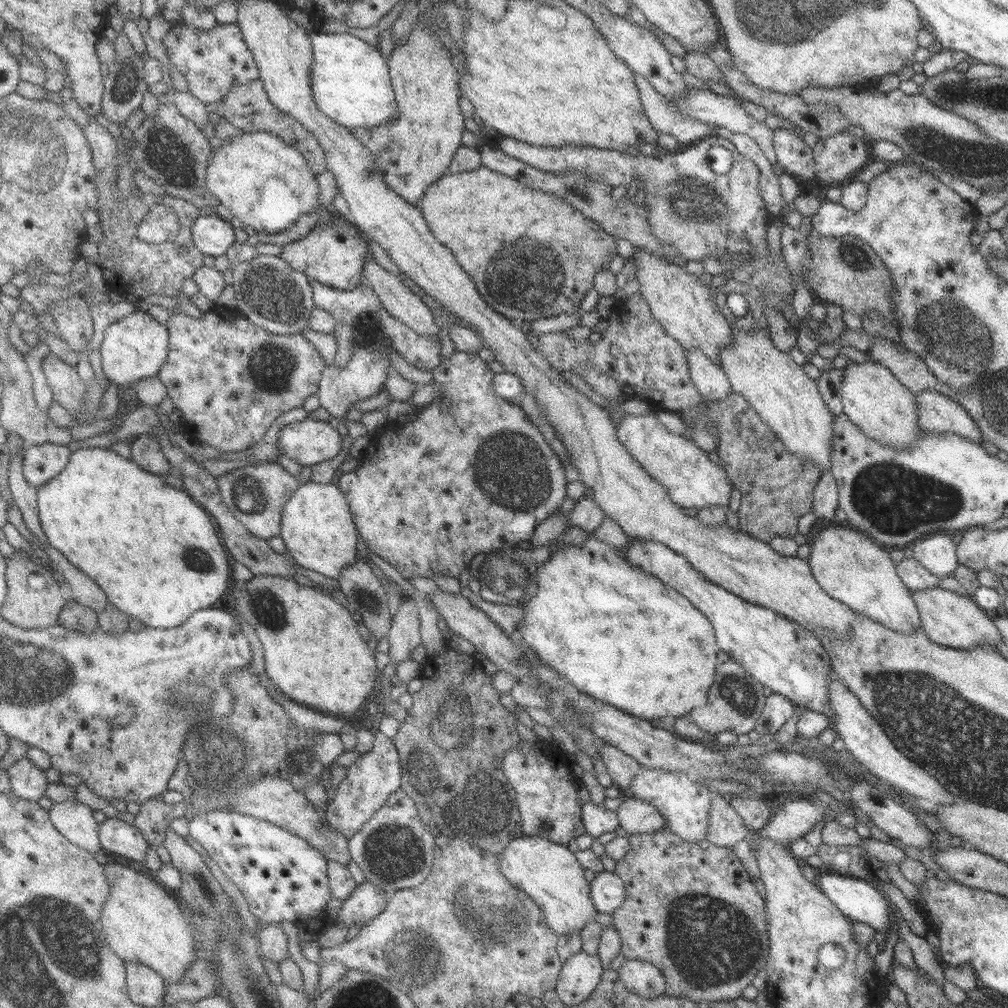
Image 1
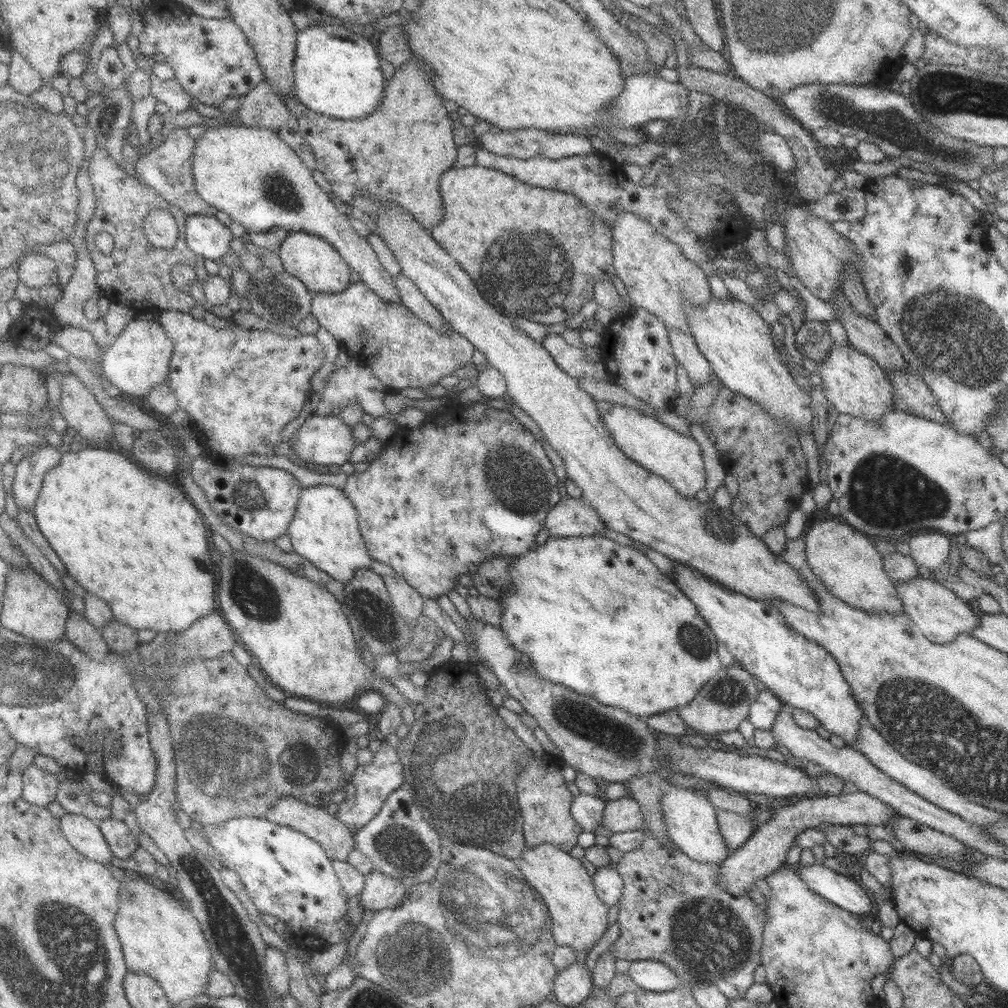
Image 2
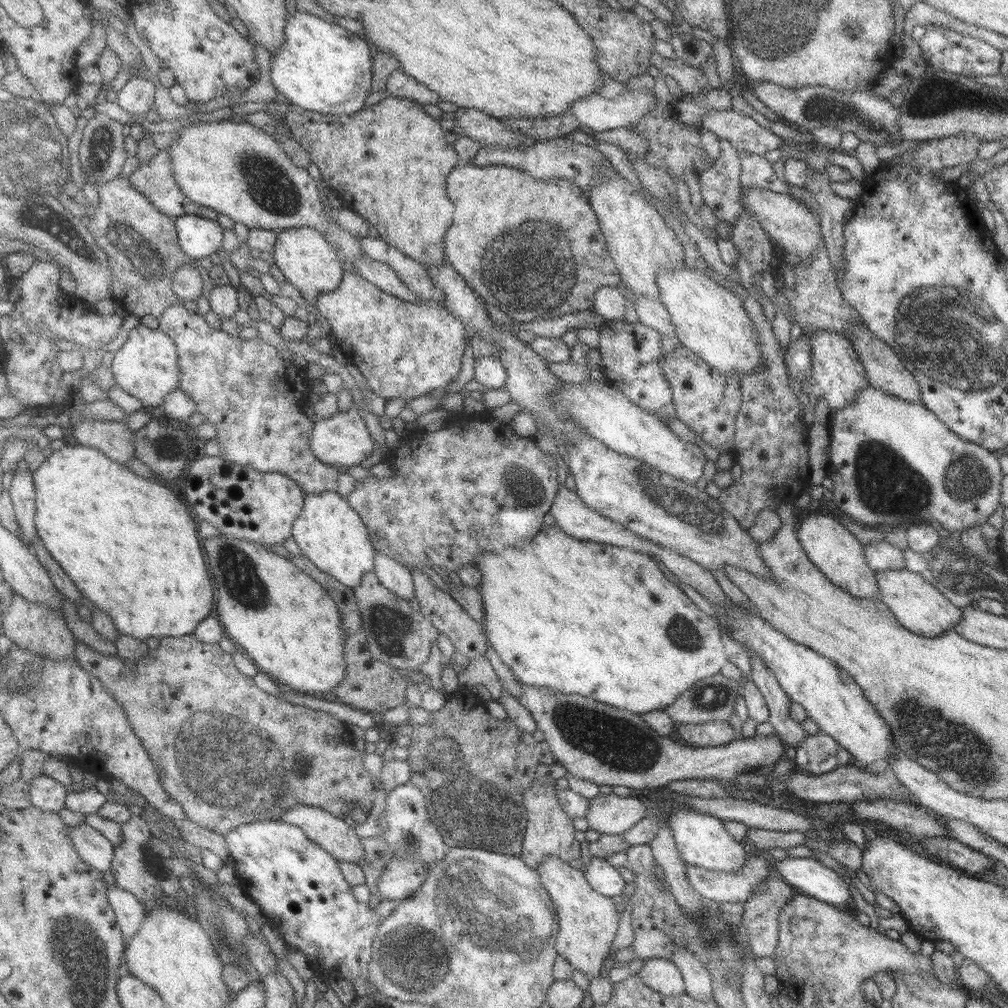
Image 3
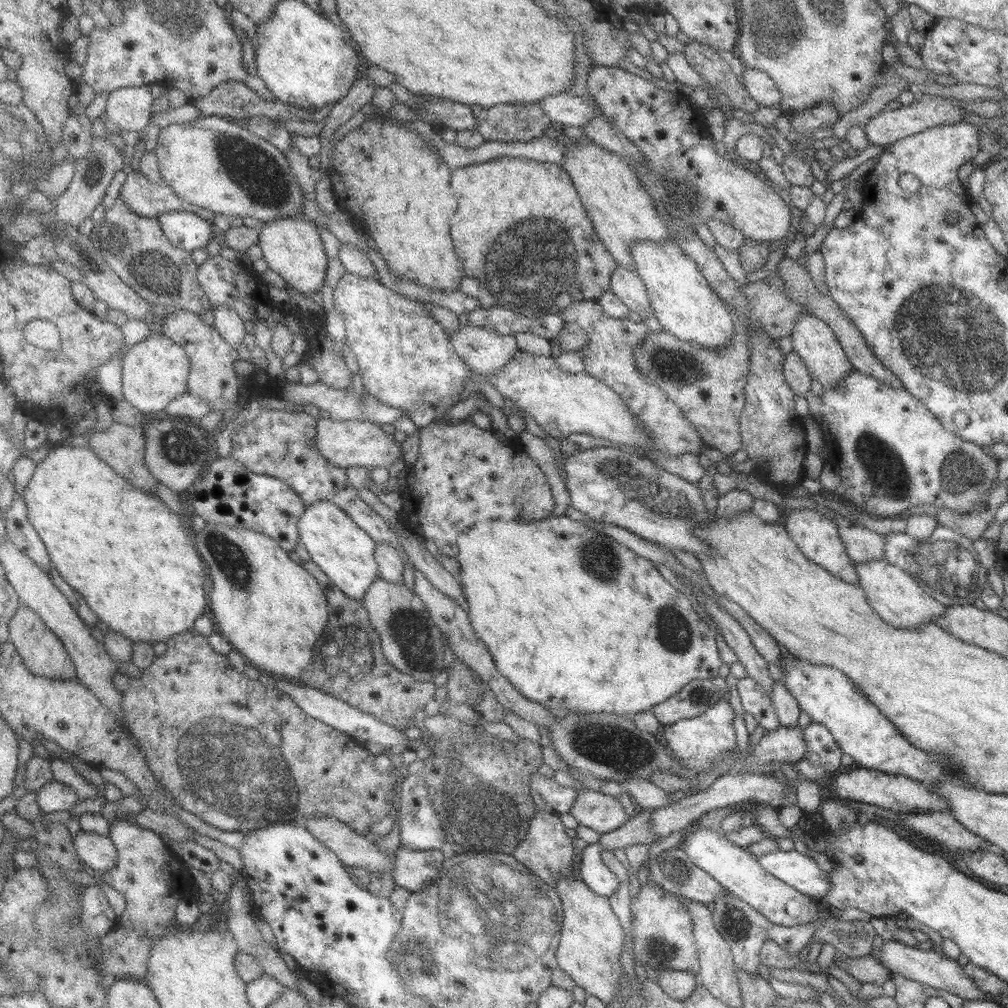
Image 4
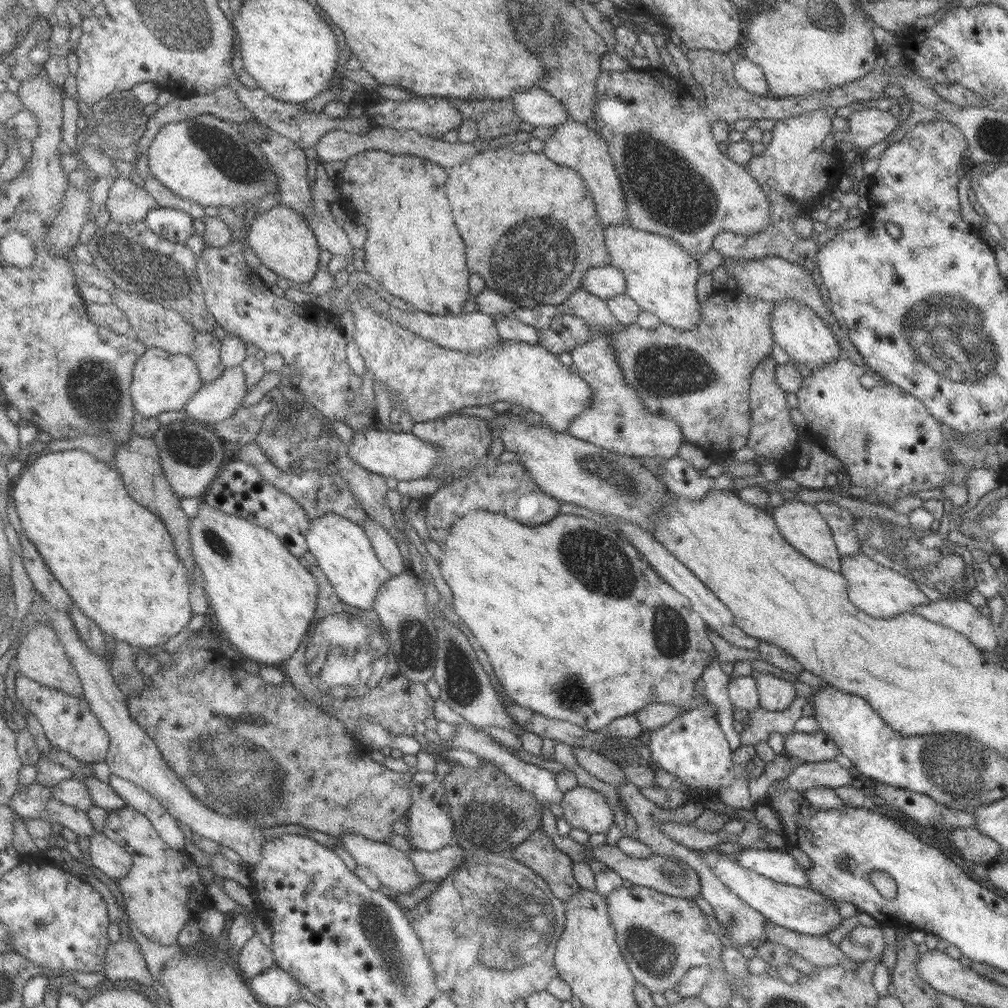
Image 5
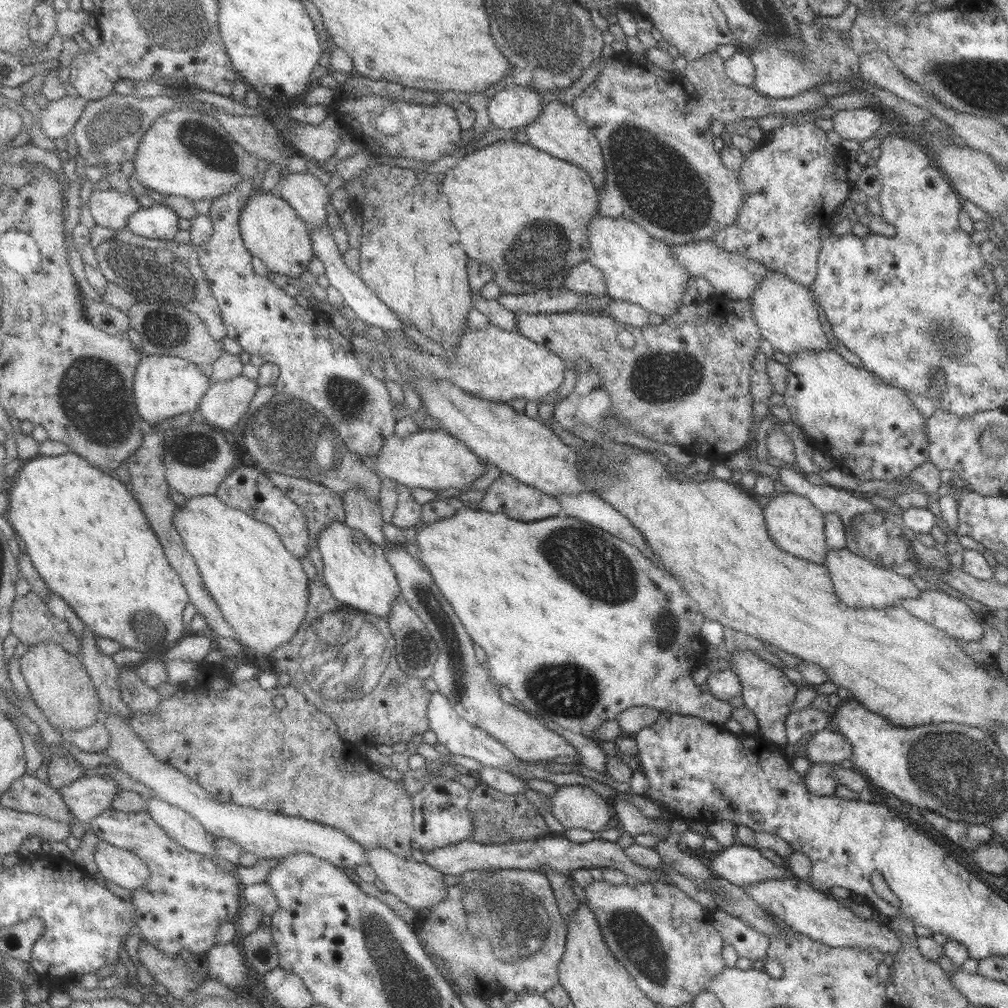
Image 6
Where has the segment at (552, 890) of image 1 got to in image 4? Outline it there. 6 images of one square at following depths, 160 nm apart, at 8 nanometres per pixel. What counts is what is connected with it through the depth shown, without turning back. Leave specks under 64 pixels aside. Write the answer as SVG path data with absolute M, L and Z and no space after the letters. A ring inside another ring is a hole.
M561 878L556 890L564 909L562 933L556 954L557 967L564 970L587 995L594 995L610 1006L616 999L622 980L620 957L626 940L625 928L612 911L608 897L590 890L581 879Z

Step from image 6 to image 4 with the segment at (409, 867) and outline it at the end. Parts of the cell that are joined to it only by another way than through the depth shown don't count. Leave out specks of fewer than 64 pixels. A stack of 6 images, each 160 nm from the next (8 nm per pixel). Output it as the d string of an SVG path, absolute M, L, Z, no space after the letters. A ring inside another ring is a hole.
M331 816L307 818L308 830L333 850L347 868L366 868L369 872L394 872L395 855L382 852L370 839L353 827Z

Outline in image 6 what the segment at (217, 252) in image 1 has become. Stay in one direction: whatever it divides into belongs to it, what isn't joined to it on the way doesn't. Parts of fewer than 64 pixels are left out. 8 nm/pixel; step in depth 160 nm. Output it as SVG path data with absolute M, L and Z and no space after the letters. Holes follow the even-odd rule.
M156 204L133 214L127 228L146 238L174 240L180 232L180 217L172 207Z

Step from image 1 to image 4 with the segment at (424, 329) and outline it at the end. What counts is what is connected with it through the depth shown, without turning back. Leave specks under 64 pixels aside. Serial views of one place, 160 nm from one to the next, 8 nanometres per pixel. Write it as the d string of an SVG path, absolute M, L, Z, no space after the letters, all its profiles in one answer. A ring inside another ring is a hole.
M206 115L190 124L172 124L161 129L155 149L160 157L163 178L188 202L220 212L228 217L254 216L261 224L279 218L303 218L301 212L303 194L294 178L293 167L286 151L280 150L273 142L260 138L244 125L230 119Z

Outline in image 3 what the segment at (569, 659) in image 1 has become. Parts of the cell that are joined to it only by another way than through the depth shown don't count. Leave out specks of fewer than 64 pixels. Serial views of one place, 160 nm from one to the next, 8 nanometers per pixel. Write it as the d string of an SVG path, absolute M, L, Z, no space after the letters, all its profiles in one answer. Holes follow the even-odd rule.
M555 525L550 528L544 527L524 548L510 548L508 546L497 553L482 551L475 556L474 565L481 574L482 582L477 590L484 601L483 624L486 625L487 642L496 650L500 660L512 670L517 682L526 686L545 686L552 691L564 694L580 694L586 698L643 715L653 710L664 710L667 706L674 704L687 688L699 684L709 676L718 674L720 668L727 661L718 621L698 609L680 588L664 577L664 573L656 565L656 562L641 552L611 544L577 539L568 536L566 532Z

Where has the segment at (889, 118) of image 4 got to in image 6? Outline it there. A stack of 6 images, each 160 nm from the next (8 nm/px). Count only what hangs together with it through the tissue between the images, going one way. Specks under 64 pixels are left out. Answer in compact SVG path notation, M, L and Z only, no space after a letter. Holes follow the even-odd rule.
M876 108L839 110L832 116L833 130L842 139L860 143L872 137L882 126L883 116Z

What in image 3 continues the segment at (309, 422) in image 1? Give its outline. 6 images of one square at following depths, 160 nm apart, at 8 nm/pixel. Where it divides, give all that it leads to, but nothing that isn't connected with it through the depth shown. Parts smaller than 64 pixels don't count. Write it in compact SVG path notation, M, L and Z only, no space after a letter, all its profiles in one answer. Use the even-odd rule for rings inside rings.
M353 402L348 411L336 412L328 418L317 420L317 425L313 428L313 436L311 436L310 450L325 464L349 468L360 465L370 457L376 443Z

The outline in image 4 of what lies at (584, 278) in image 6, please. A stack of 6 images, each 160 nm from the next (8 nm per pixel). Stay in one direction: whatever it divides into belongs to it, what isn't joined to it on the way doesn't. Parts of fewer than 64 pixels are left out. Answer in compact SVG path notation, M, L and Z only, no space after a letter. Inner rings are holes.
M617 266L610 278L609 290L628 306L630 312L638 311L644 318L650 315L656 316L651 309L646 287L635 271Z

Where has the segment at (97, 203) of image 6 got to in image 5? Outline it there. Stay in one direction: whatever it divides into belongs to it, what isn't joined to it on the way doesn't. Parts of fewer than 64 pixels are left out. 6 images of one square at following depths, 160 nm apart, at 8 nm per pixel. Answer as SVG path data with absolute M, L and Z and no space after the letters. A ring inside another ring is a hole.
M120 177L110 188L106 202L111 218L120 224L135 224L146 220L153 208L162 207L157 198L132 179Z

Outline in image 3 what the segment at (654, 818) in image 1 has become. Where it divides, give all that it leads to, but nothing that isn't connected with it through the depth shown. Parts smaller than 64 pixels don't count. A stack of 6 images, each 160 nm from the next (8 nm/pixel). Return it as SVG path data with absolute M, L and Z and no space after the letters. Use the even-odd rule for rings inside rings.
M599 794L590 799L585 818L589 828L602 835L622 835L646 816L646 803L630 795Z

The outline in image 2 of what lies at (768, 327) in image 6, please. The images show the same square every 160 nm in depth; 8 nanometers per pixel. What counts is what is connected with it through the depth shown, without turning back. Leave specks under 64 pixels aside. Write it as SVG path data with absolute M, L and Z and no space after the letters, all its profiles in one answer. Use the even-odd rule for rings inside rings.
M834 345L817 366L823 380L825 397L840 413L867 421L877 421L886 411L896 409L893 403L893 386L885 369L852 345Z

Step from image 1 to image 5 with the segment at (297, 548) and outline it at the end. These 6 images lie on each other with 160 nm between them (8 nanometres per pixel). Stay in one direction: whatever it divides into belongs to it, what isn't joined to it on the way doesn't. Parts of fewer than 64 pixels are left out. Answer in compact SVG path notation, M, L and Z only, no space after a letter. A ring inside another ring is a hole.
M328 513L324 517L314 519L310 533L306 537L309 551L329 577L338 598L346 605L373 610L378 589L390 580L391 574L382 566L362 526L341 515Z

